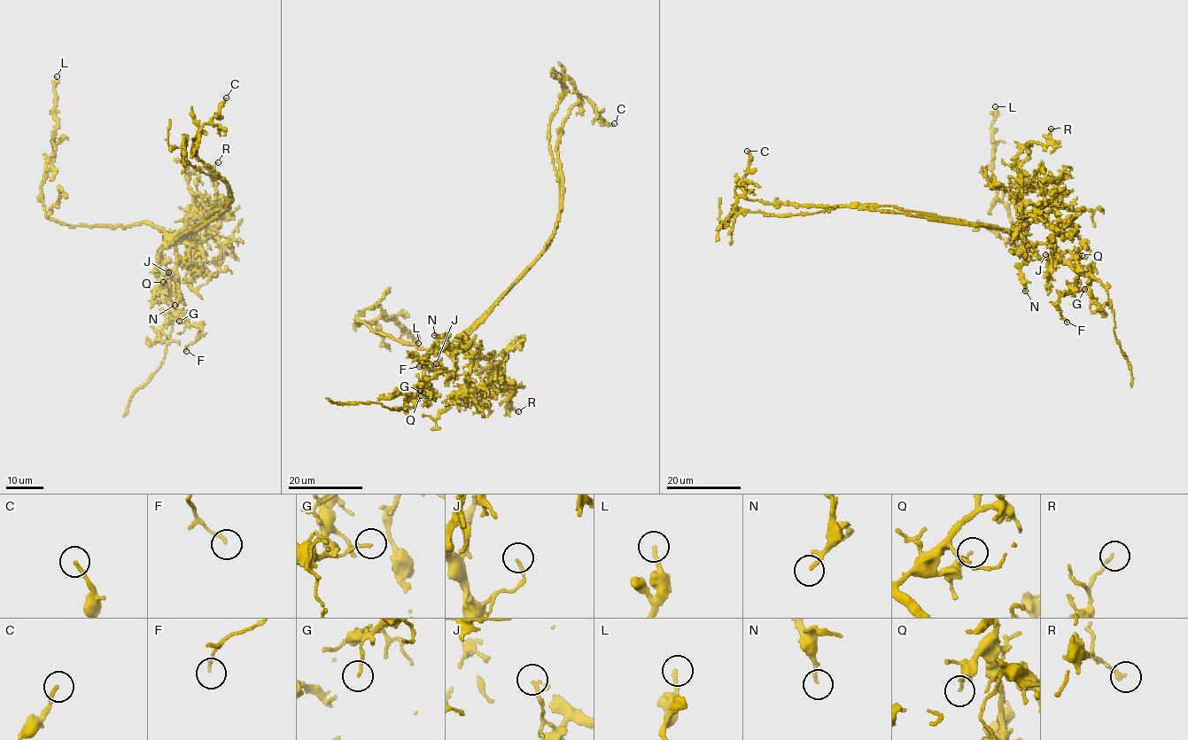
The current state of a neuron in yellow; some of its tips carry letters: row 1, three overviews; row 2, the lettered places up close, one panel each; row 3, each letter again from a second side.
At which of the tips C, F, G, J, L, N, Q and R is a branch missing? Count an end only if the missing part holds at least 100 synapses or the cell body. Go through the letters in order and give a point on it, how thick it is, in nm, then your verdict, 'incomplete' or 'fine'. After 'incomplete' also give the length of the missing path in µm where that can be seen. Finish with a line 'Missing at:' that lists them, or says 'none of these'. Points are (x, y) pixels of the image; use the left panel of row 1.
C: at (226, 97); 170 nm thick; fine
F: at (186, 351); 140 nm thick; fine
G: at (179, 321); 110 nm thick; fine
J: at (168, 272); 130 nm thick; fine
L: at (57, 76); 190 nm thick; fine
N: at (174, 305); 100 nm thick; fine
Q: at (163, 282); 150 nm thick; fine
R: at (218, 162); 160 nm thick; fine
Missing at: none of these

